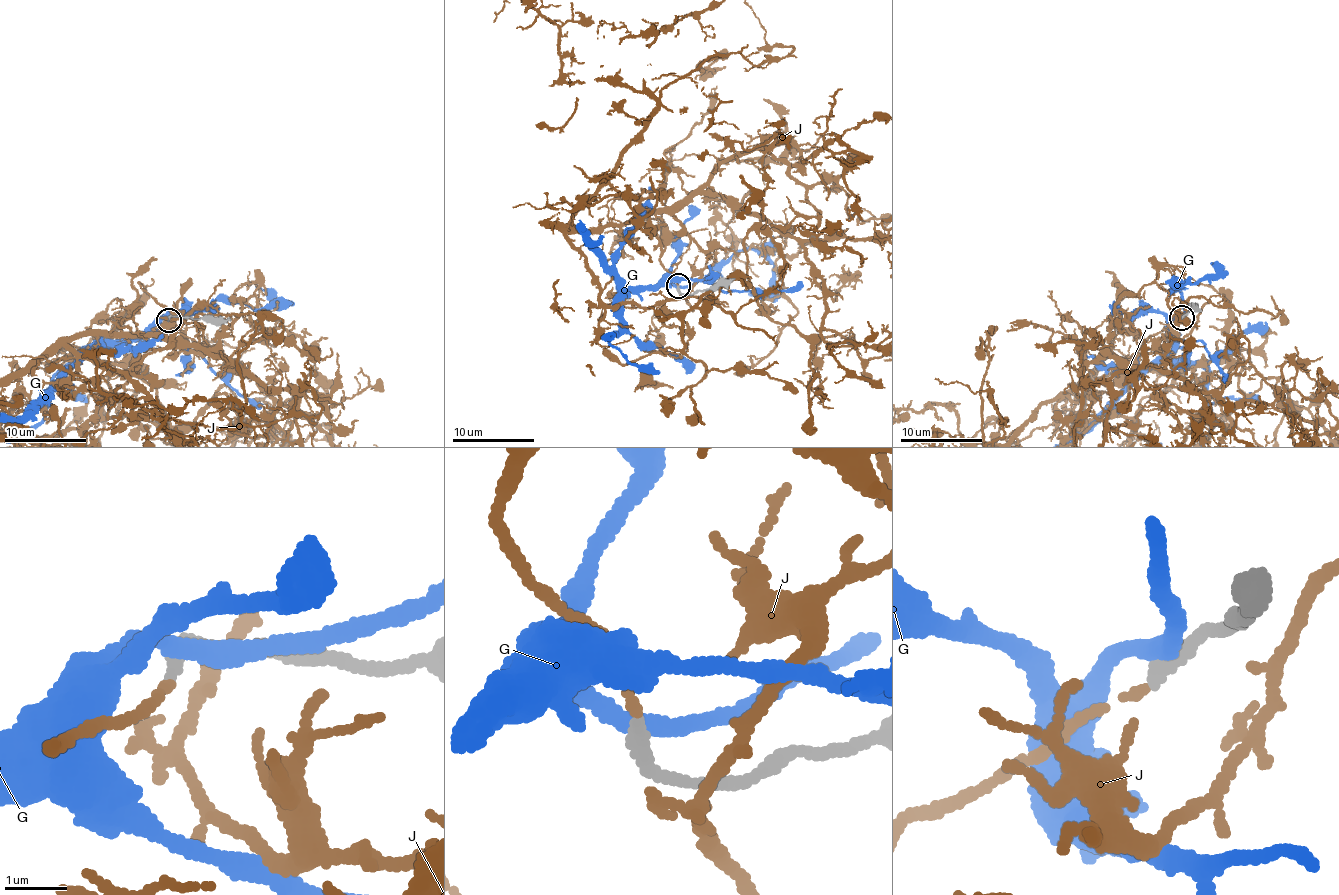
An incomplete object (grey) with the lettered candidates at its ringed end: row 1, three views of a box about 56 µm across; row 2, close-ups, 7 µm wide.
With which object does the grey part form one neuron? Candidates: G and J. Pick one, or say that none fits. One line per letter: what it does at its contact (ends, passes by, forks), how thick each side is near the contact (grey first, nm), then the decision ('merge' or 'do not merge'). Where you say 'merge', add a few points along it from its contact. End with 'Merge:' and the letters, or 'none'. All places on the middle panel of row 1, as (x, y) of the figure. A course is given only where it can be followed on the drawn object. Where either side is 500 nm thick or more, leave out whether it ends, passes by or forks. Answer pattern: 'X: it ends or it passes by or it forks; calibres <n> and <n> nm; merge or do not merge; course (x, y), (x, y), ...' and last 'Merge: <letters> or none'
G: it passes by; calibres 280 and 280 nm; do not merge
J: it passes by; calibres 240 and 80 nm; merge
Merge: J

